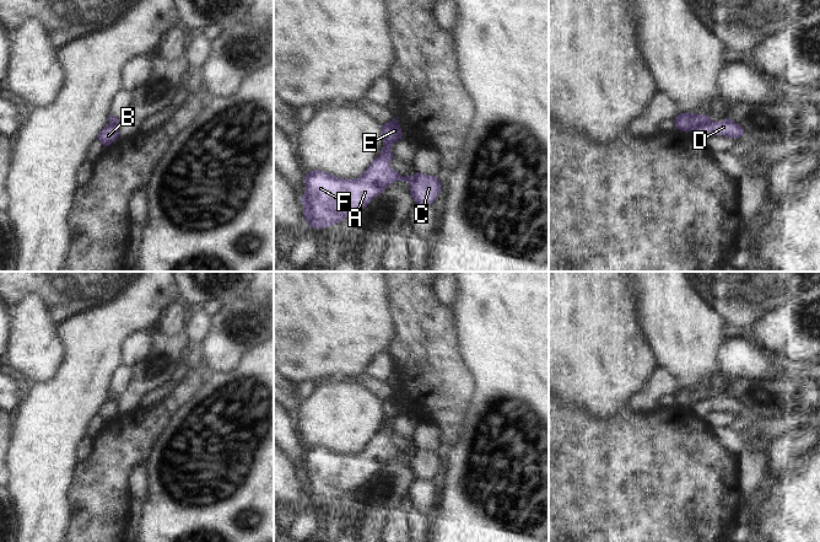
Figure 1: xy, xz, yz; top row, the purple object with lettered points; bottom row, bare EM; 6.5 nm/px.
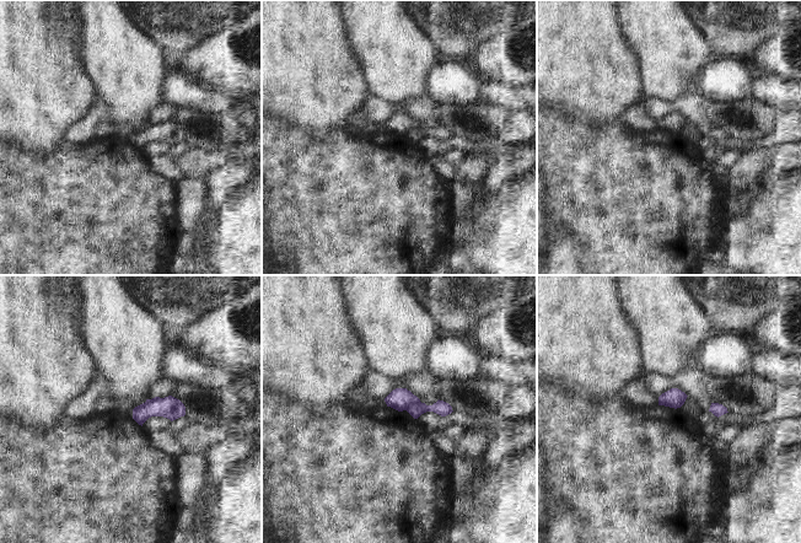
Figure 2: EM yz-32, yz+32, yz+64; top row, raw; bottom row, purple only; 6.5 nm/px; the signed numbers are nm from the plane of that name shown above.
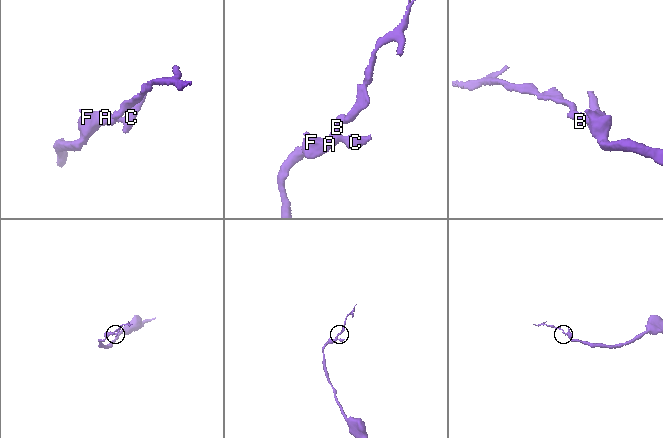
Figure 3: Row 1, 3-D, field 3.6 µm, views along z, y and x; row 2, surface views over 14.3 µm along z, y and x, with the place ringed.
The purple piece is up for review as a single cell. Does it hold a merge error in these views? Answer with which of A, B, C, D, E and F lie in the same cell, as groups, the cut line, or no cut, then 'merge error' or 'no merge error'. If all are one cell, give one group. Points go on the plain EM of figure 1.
A B C D F / E; cut in yz along (712, 396), (700, 400), (692, 406); merge error

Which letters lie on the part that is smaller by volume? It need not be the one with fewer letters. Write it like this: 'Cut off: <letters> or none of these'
Cut off: E

